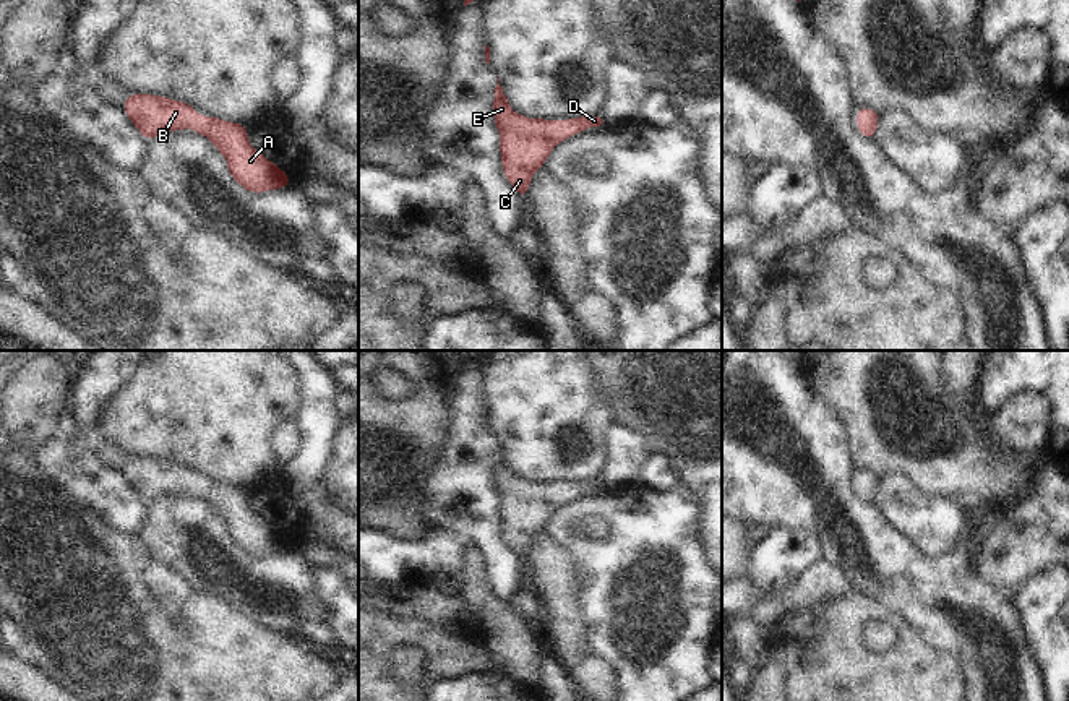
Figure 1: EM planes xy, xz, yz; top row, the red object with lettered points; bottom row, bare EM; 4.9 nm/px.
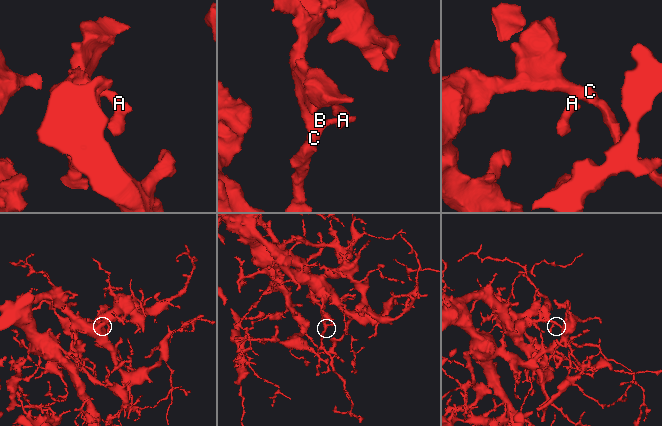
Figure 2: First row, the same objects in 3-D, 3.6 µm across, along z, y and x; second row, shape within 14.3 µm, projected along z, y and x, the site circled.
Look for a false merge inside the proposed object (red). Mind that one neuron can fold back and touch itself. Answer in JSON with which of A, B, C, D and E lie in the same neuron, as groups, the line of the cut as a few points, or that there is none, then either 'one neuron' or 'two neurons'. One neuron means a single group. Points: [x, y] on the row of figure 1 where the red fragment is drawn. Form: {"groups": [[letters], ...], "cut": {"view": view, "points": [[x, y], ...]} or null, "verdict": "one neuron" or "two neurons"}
{"groups": [["A", "B", "C", "D", "E"]], "cut": null, "verdict": "one neuron"}

